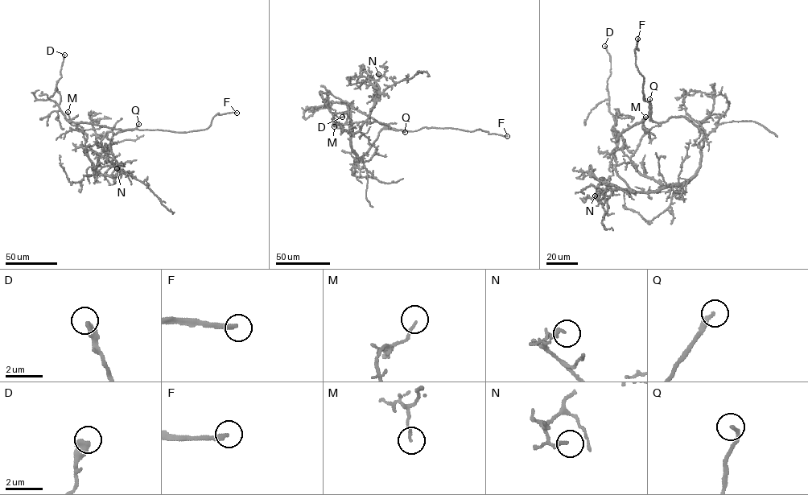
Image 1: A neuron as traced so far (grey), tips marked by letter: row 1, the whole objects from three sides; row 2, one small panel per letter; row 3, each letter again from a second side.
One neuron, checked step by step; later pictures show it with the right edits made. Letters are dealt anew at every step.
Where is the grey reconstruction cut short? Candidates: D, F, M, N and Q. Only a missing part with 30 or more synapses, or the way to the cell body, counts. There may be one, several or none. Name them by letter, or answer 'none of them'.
F, Q

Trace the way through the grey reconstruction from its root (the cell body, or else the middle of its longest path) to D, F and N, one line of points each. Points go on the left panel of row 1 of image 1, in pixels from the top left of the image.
D: (106, 132), (116, 134), (131, 129), (69, 121), (59, 109), (60, 95), (56, 84), (61, 77), (64, 55)
F: (106, 132), (110, 131), (116, 134), (138, 129), (183, 132), (204, 129), (218, 113), (237, 113)
N: (106, 132), (100, 144), (101, 153), (96, 172), (113, 178), (119, 173), (113, 167), (117, 165), (117, 168)

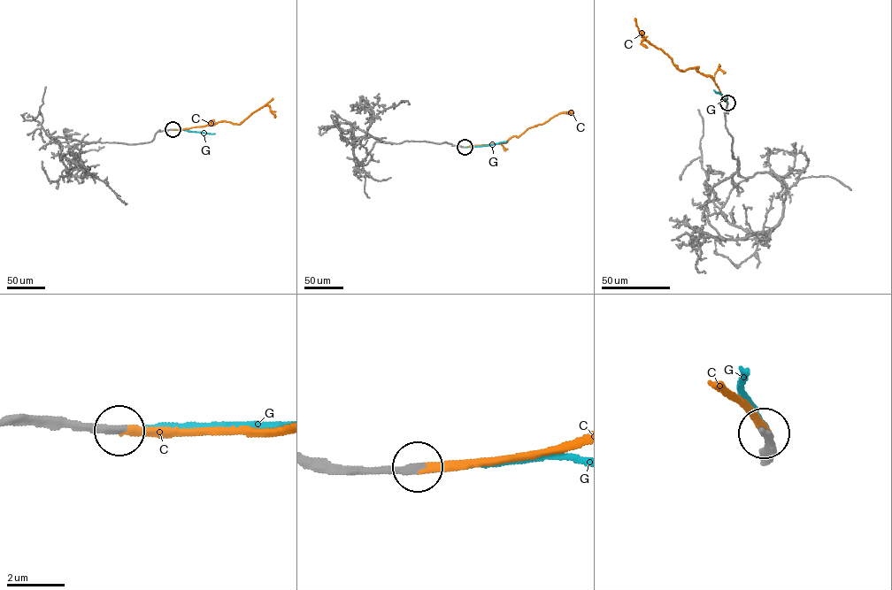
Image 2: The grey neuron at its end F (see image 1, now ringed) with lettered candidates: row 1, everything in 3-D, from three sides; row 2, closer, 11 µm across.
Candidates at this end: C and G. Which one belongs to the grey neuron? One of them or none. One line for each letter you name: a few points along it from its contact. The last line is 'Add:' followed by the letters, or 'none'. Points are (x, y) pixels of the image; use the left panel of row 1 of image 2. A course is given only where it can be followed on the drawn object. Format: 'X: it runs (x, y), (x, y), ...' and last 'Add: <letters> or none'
C: it runs (173, 129), (225, 121), (240, 124), (267, 105), (274, 118)
Add: C

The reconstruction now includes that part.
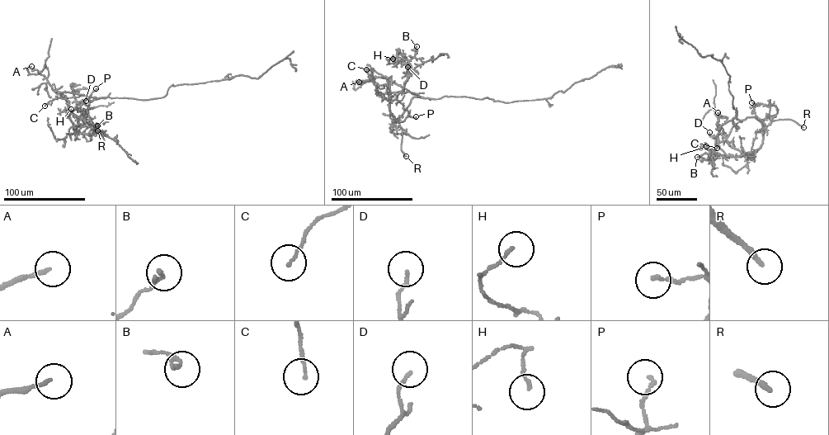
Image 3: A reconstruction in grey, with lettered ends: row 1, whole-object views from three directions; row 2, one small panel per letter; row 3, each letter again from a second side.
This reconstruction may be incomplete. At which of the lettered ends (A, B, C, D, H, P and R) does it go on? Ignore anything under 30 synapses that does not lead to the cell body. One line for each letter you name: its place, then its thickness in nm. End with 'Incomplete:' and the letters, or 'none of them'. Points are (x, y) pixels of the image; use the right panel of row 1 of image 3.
R: place (803, 127); calibre 240 nm
Incomplete: R

